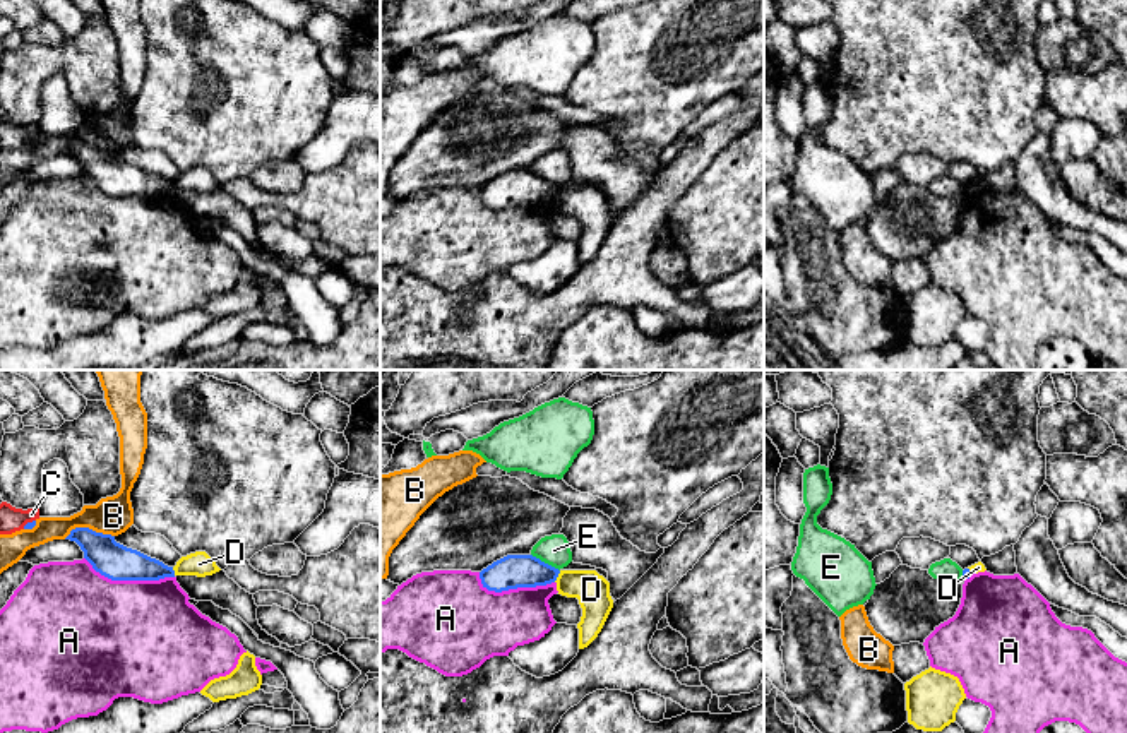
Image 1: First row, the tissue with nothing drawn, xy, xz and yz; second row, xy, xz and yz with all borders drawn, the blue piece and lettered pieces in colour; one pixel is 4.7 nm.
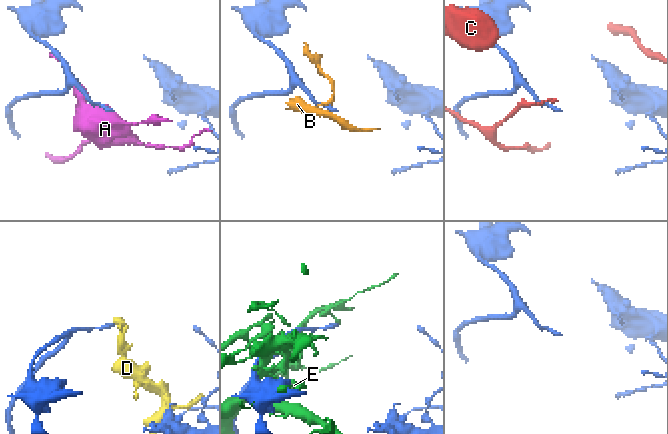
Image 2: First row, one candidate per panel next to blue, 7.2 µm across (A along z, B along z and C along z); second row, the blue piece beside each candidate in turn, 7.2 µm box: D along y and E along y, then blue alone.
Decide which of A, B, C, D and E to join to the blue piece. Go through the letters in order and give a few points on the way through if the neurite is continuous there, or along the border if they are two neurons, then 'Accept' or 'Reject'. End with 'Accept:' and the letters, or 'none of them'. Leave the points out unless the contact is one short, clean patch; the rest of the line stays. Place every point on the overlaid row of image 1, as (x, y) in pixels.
A: Reject
B: Boundary: xy (113, 535), (74, 528), (64, 538). Reject
C: Reject
D: Boundary: xz (560, 571), (554, 581). Reject
E: Reject
Accept: none of them

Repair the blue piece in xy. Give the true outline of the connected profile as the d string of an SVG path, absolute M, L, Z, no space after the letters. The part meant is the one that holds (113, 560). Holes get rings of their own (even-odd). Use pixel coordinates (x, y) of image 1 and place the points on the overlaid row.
M75 527L65 538L75 541L96 572L111 581L159 581L175 577L173 567L115 541L115 536Z

